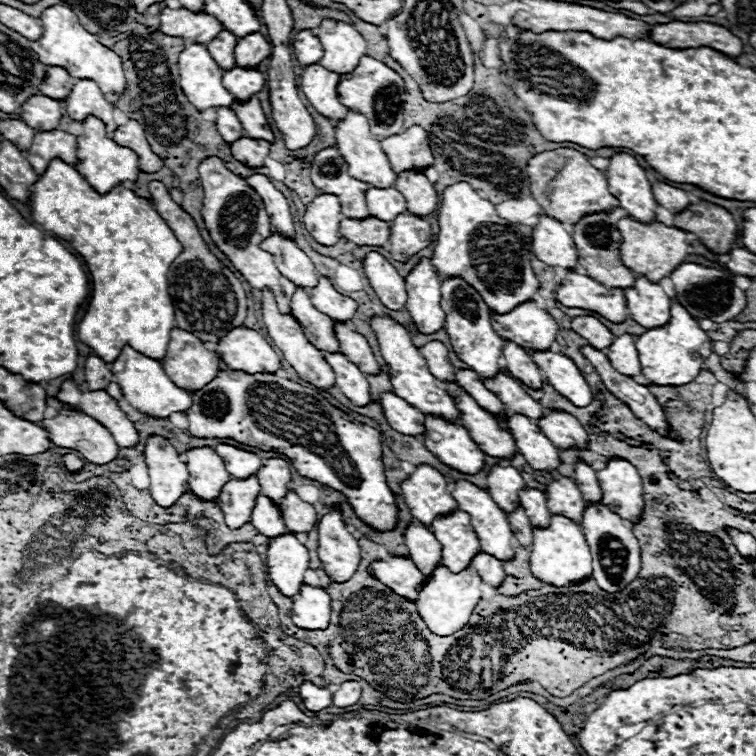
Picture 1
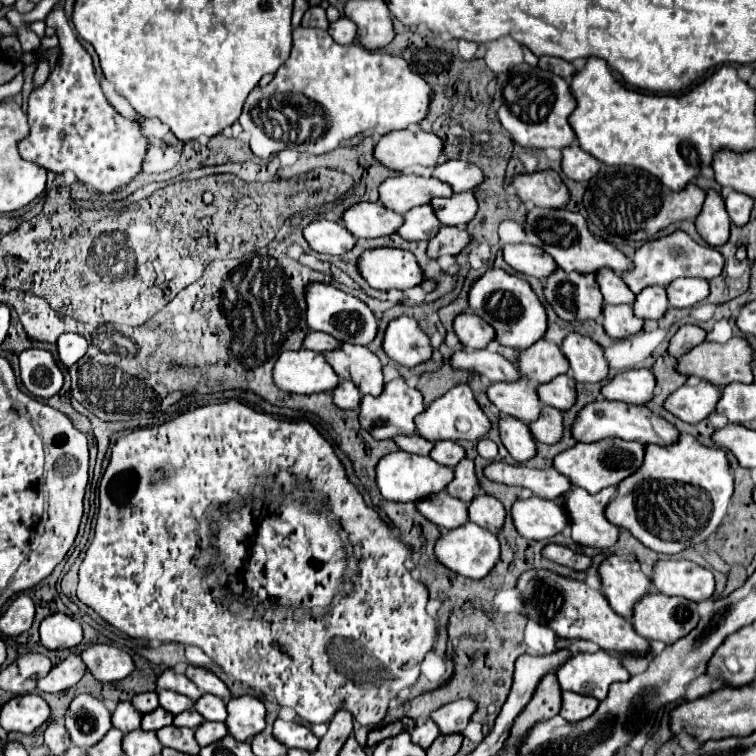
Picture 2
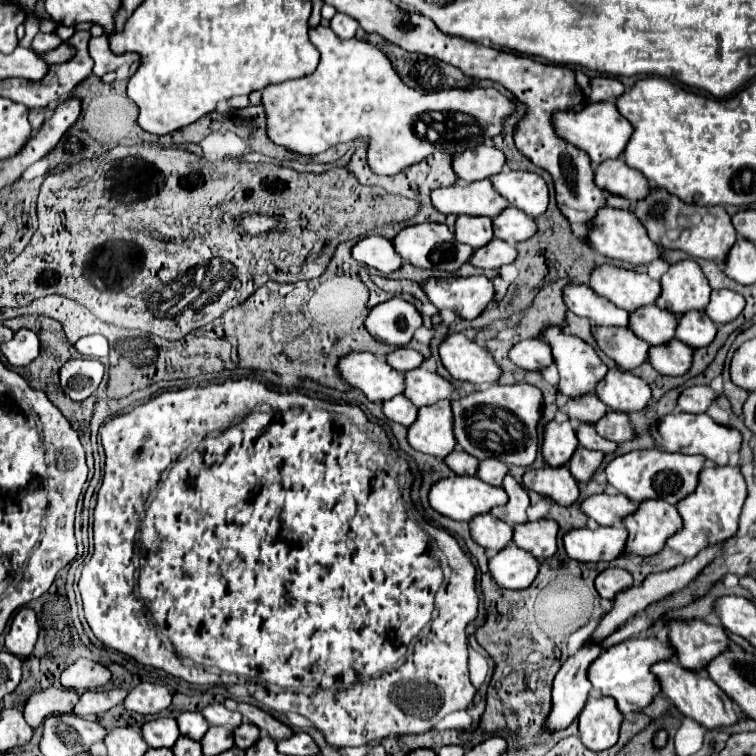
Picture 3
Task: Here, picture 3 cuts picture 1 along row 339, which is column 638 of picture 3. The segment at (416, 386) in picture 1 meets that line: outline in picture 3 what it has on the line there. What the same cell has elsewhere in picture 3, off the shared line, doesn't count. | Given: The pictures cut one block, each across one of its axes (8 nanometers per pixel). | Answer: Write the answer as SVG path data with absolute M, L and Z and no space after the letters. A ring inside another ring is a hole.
M610 368L596 384L596 394L614 412L638 412L650 400L650 386L624 368Z

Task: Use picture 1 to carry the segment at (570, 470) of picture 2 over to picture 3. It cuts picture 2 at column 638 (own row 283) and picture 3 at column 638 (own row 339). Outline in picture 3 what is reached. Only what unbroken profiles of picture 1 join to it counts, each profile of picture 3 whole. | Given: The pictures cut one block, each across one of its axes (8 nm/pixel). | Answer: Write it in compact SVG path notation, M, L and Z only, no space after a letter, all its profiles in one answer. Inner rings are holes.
M652 448L652 450L634 450L612 458L606 464L604 474L606 474L606 482L612 484L620 494L628 496L632 502L662 498L668 500L670 504L676 504L696 488L698 472L702 470L702 464L704 464L704 456L668 454L658 448Z

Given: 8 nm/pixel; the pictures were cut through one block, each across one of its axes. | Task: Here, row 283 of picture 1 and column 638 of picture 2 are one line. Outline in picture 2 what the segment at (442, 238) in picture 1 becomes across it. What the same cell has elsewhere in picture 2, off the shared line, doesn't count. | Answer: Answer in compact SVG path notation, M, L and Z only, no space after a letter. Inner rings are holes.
M680 434L678 440L668 446L646 444L642 466L618 484L618 492L606 506L604 514L608 522L630 530L648 548L662 554L678 554L684 548L692 546L696 536L704 534L706 530L708 534L712 534L720 526L722 518L726 516L732 490L734 482L728 472L726 452L722 448L706 448L696 438Z

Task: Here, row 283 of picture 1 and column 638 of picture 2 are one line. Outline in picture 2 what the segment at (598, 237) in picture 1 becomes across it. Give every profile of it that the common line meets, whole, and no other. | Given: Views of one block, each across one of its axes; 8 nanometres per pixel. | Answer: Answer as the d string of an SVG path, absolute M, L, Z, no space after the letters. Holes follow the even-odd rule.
M650 590L634 604L634 614L630 618L634 630L648 640L662 640L666 644L676 642L678 638L686 636L692 628L696 628L700 616L696 612L696 602L680 598L680 596L664 596L656 590Z

